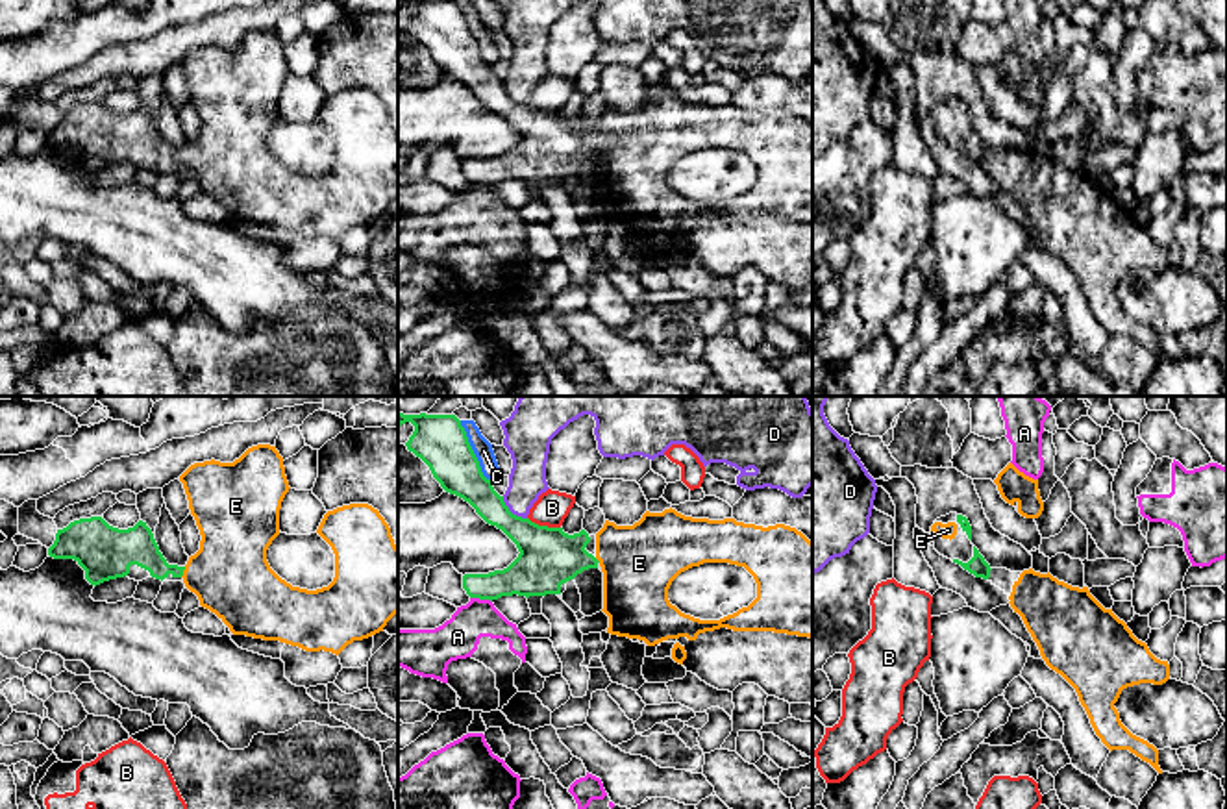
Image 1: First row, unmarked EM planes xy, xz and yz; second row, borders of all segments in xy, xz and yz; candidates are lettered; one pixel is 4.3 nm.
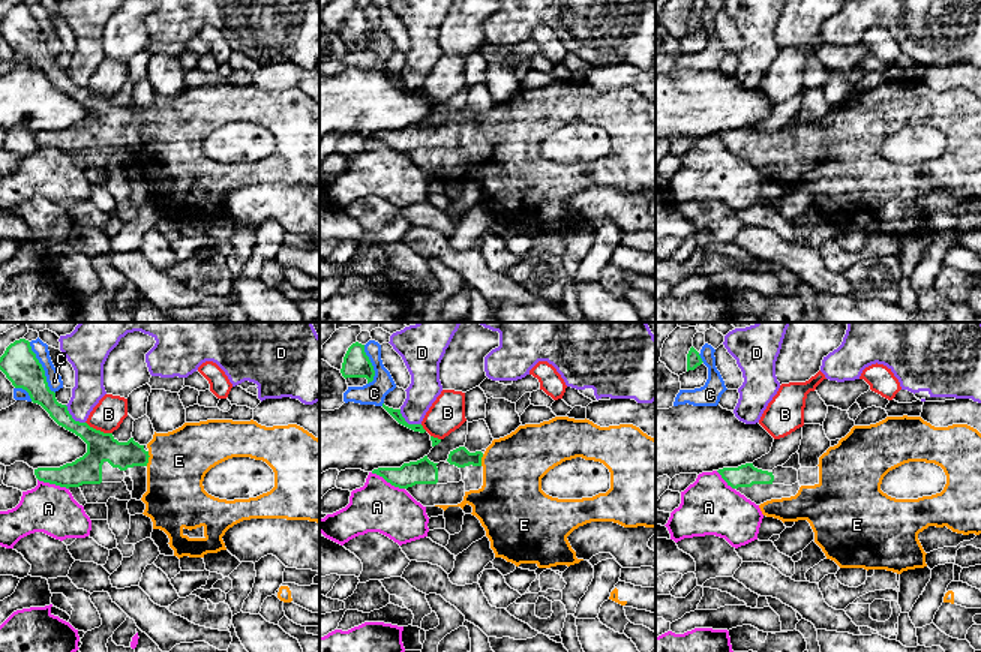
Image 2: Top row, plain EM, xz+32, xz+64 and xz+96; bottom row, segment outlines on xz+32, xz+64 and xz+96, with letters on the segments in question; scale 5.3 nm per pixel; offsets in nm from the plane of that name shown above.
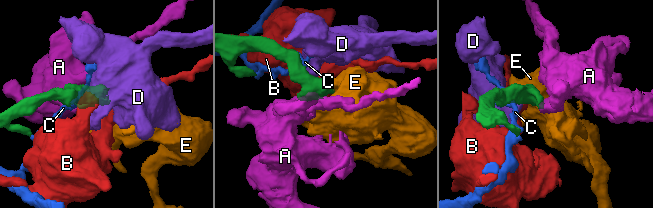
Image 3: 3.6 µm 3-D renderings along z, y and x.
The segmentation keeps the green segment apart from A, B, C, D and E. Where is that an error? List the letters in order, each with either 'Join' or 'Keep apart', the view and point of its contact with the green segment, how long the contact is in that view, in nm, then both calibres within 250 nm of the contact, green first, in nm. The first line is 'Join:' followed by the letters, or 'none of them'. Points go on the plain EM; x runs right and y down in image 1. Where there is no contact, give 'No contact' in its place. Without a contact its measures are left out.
Join: E
A: Keep apart. Touches green at xz (482, 184). Shared border 100 nm. Thickness 190 nm (green) against 180 nm
B: Keep apart. Touches green at xz (545, 112). Shared border 150 nm. Thickness 260 nm (green) against 150 nm
C: Keep apart. Touches green at xz (472, 36). Shared border 300 nm. Thickness 220 nm (green) against 80 nm
D: Keep apart. Touches green at xz (509, 97). Shared border 150 nm. Thickness 240 nm (green) against 160 nm
E: Join. Touches green at xy (182, 158). Shared border 50 nm. Thickness 160 nm (green) against 340 nm

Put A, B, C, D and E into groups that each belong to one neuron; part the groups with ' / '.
A / B / C / D / E

